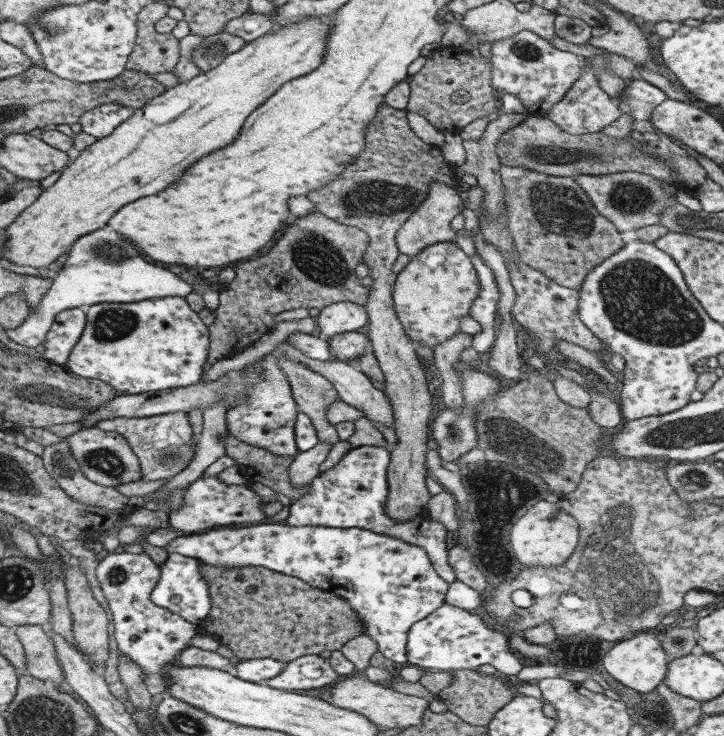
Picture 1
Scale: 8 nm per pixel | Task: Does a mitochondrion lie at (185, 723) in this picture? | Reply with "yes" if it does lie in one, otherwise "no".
yes

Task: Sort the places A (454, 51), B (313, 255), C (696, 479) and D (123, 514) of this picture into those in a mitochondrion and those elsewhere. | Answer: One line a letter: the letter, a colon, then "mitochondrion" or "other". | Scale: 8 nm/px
A: other
B: mitochondrion
C: mitochondrion
D: other

